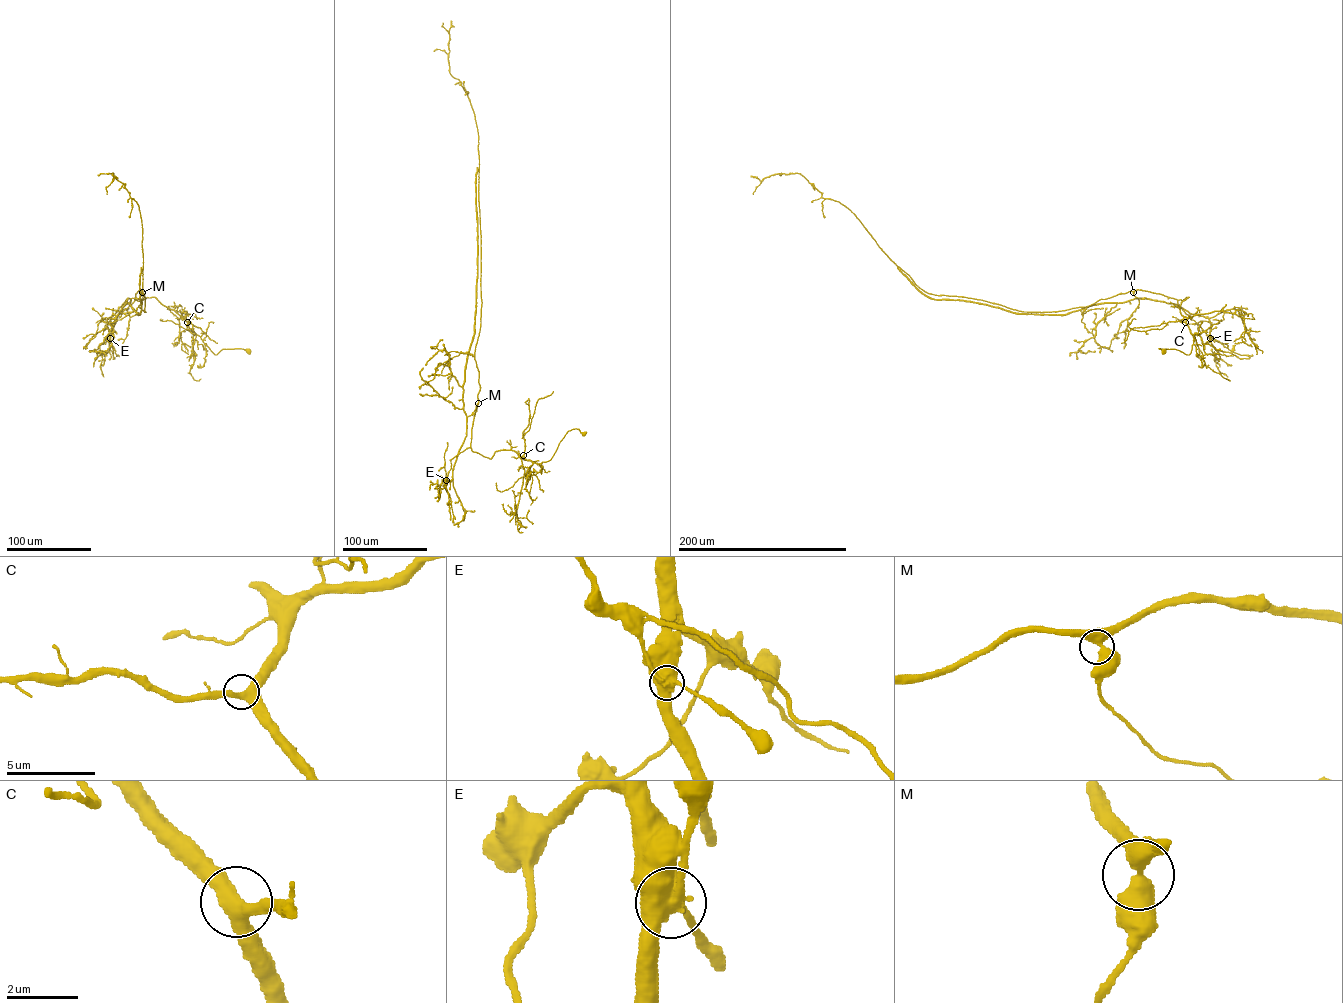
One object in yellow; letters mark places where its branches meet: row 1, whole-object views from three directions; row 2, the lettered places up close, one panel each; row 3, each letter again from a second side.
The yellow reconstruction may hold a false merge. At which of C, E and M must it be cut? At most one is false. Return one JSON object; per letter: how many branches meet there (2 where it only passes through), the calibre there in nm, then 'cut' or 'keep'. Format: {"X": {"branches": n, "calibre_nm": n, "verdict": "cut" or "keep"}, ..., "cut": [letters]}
{"C": {"branches": 3, "calibre_nm": 400, "verdict": "keep"}, "E": {"branches": 3, "calibre_nm": 500, "verdict": "cut"}, "M": {"branches": 3, "calibre_nm": 460, "verdict": "keep"}, "cut": ["E"]}

